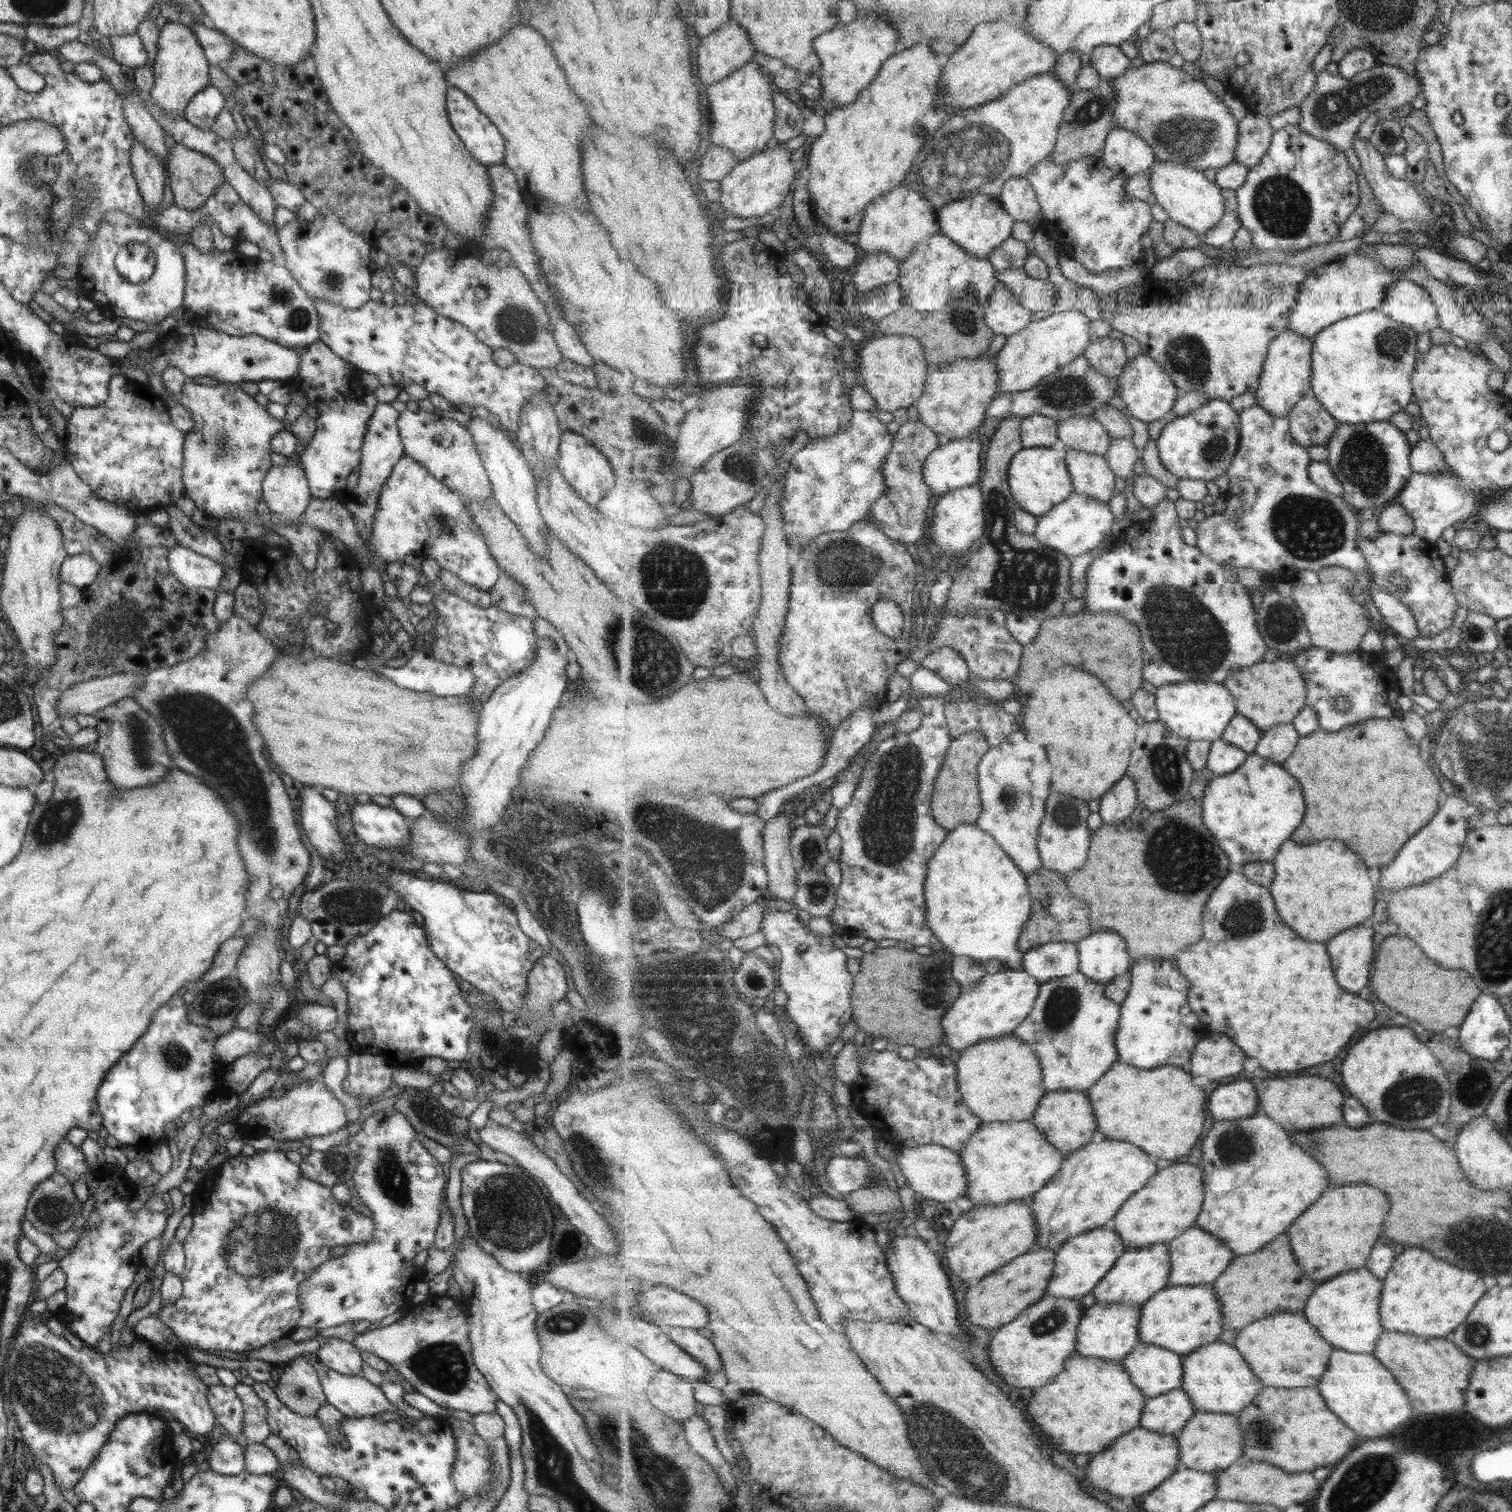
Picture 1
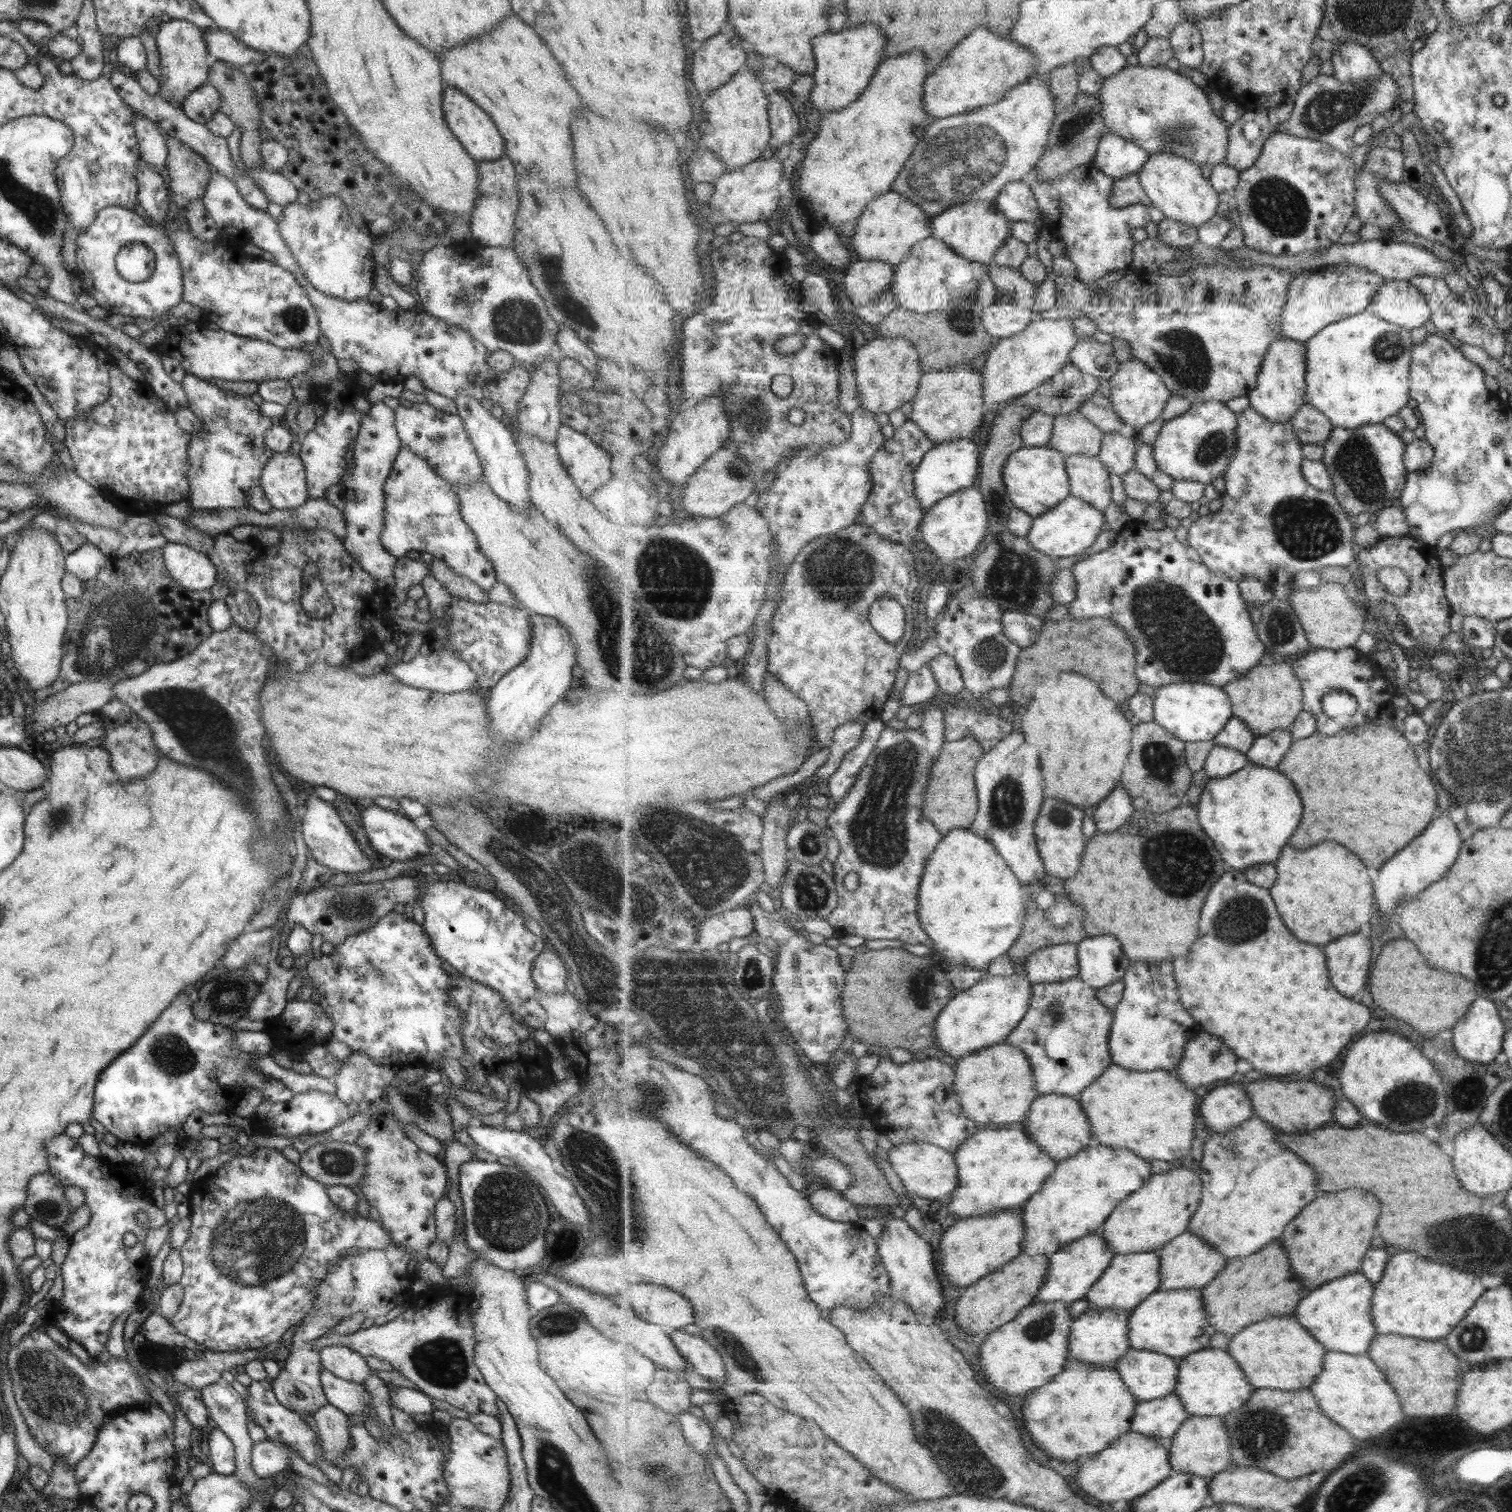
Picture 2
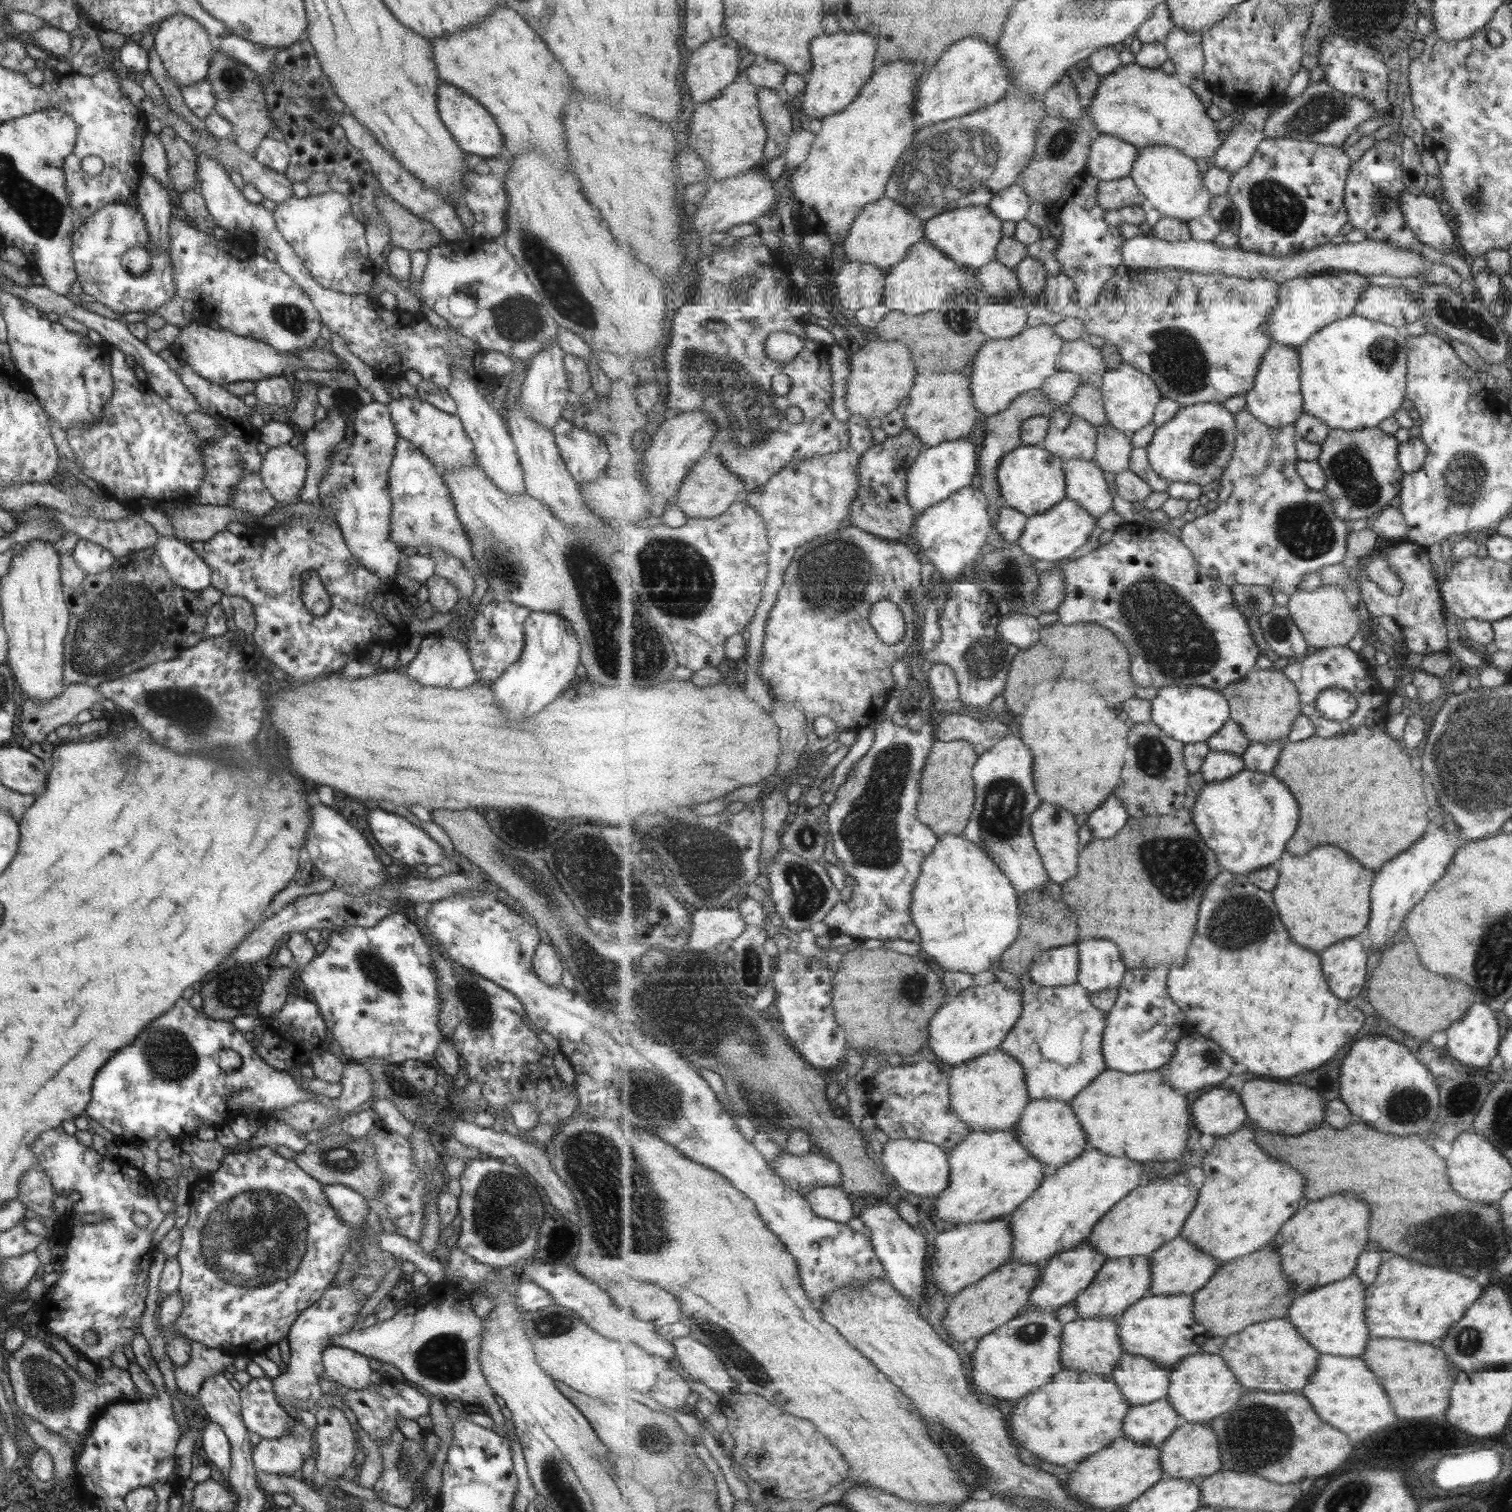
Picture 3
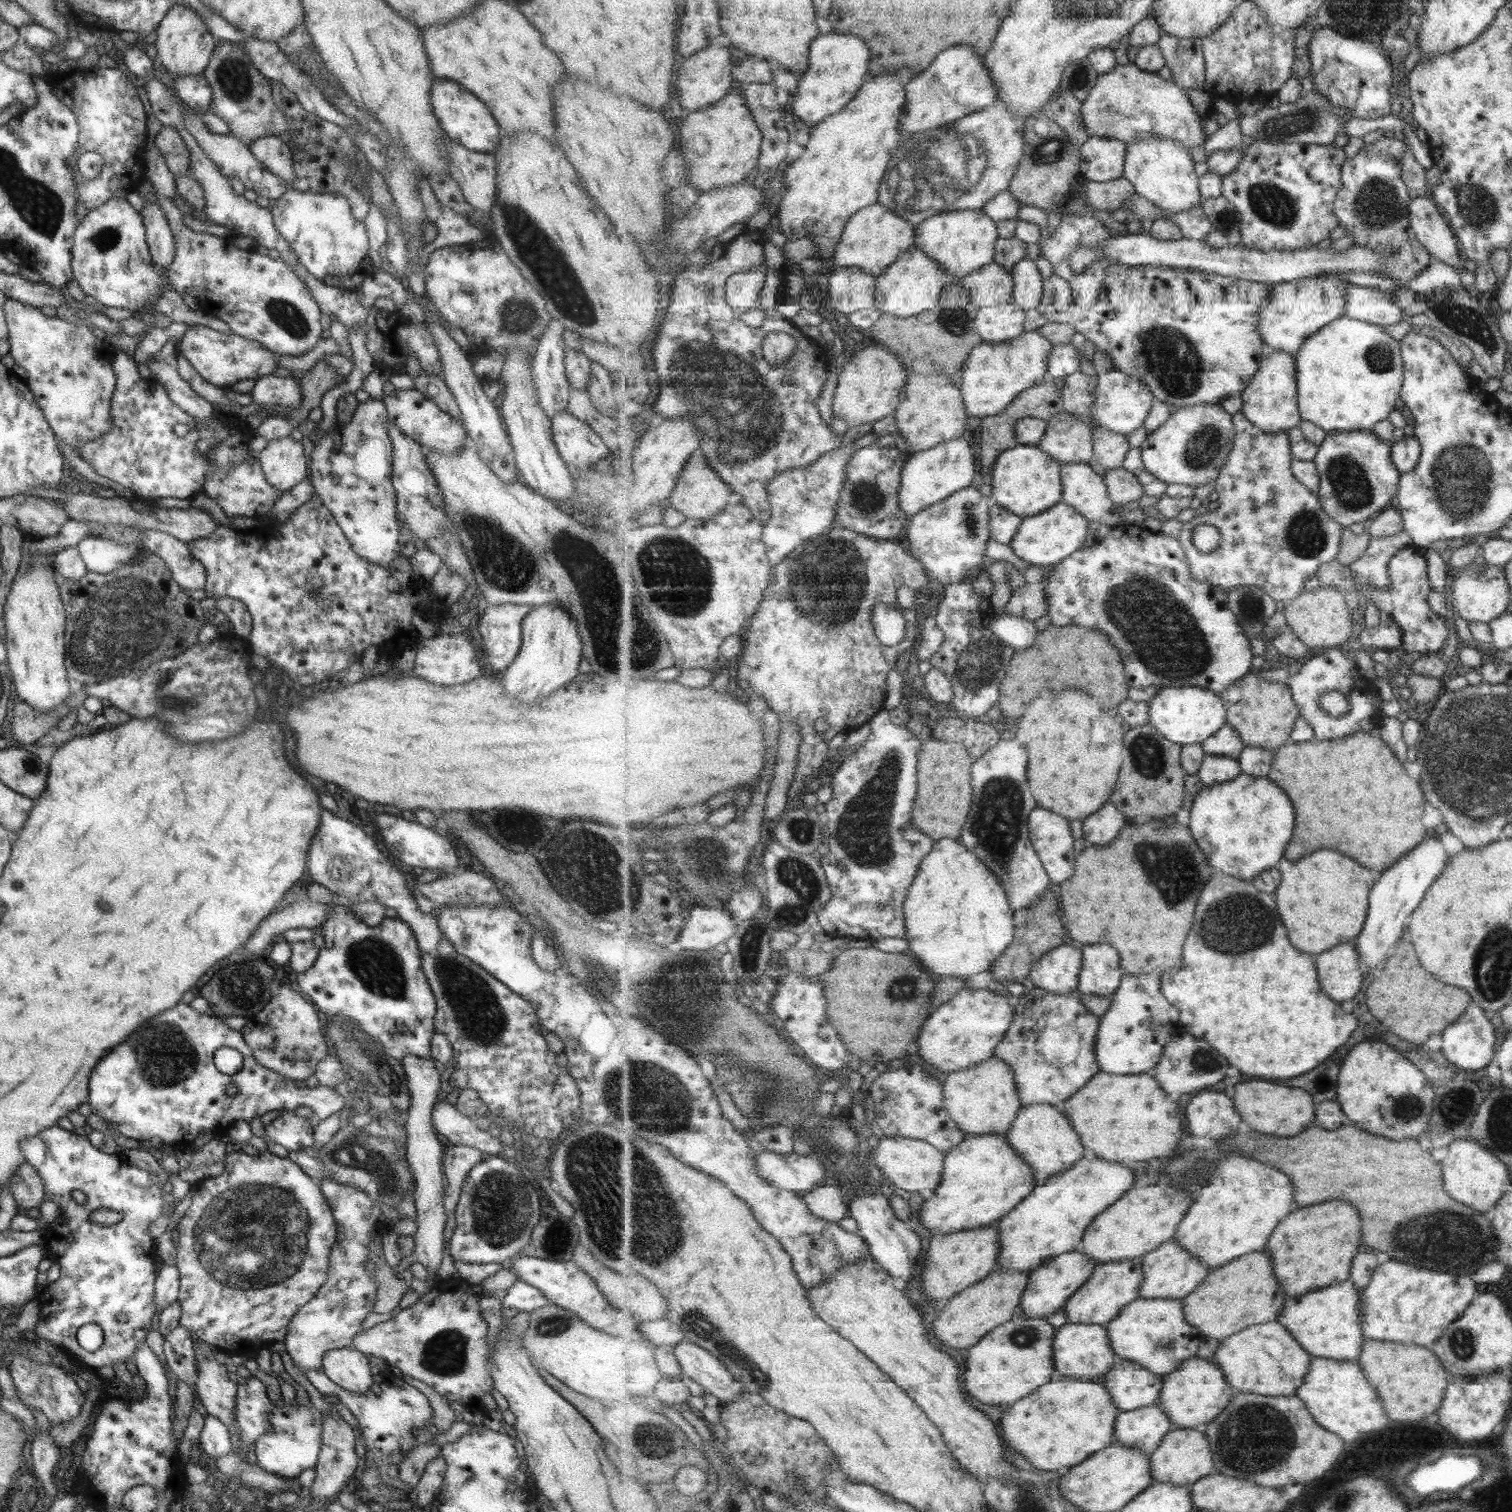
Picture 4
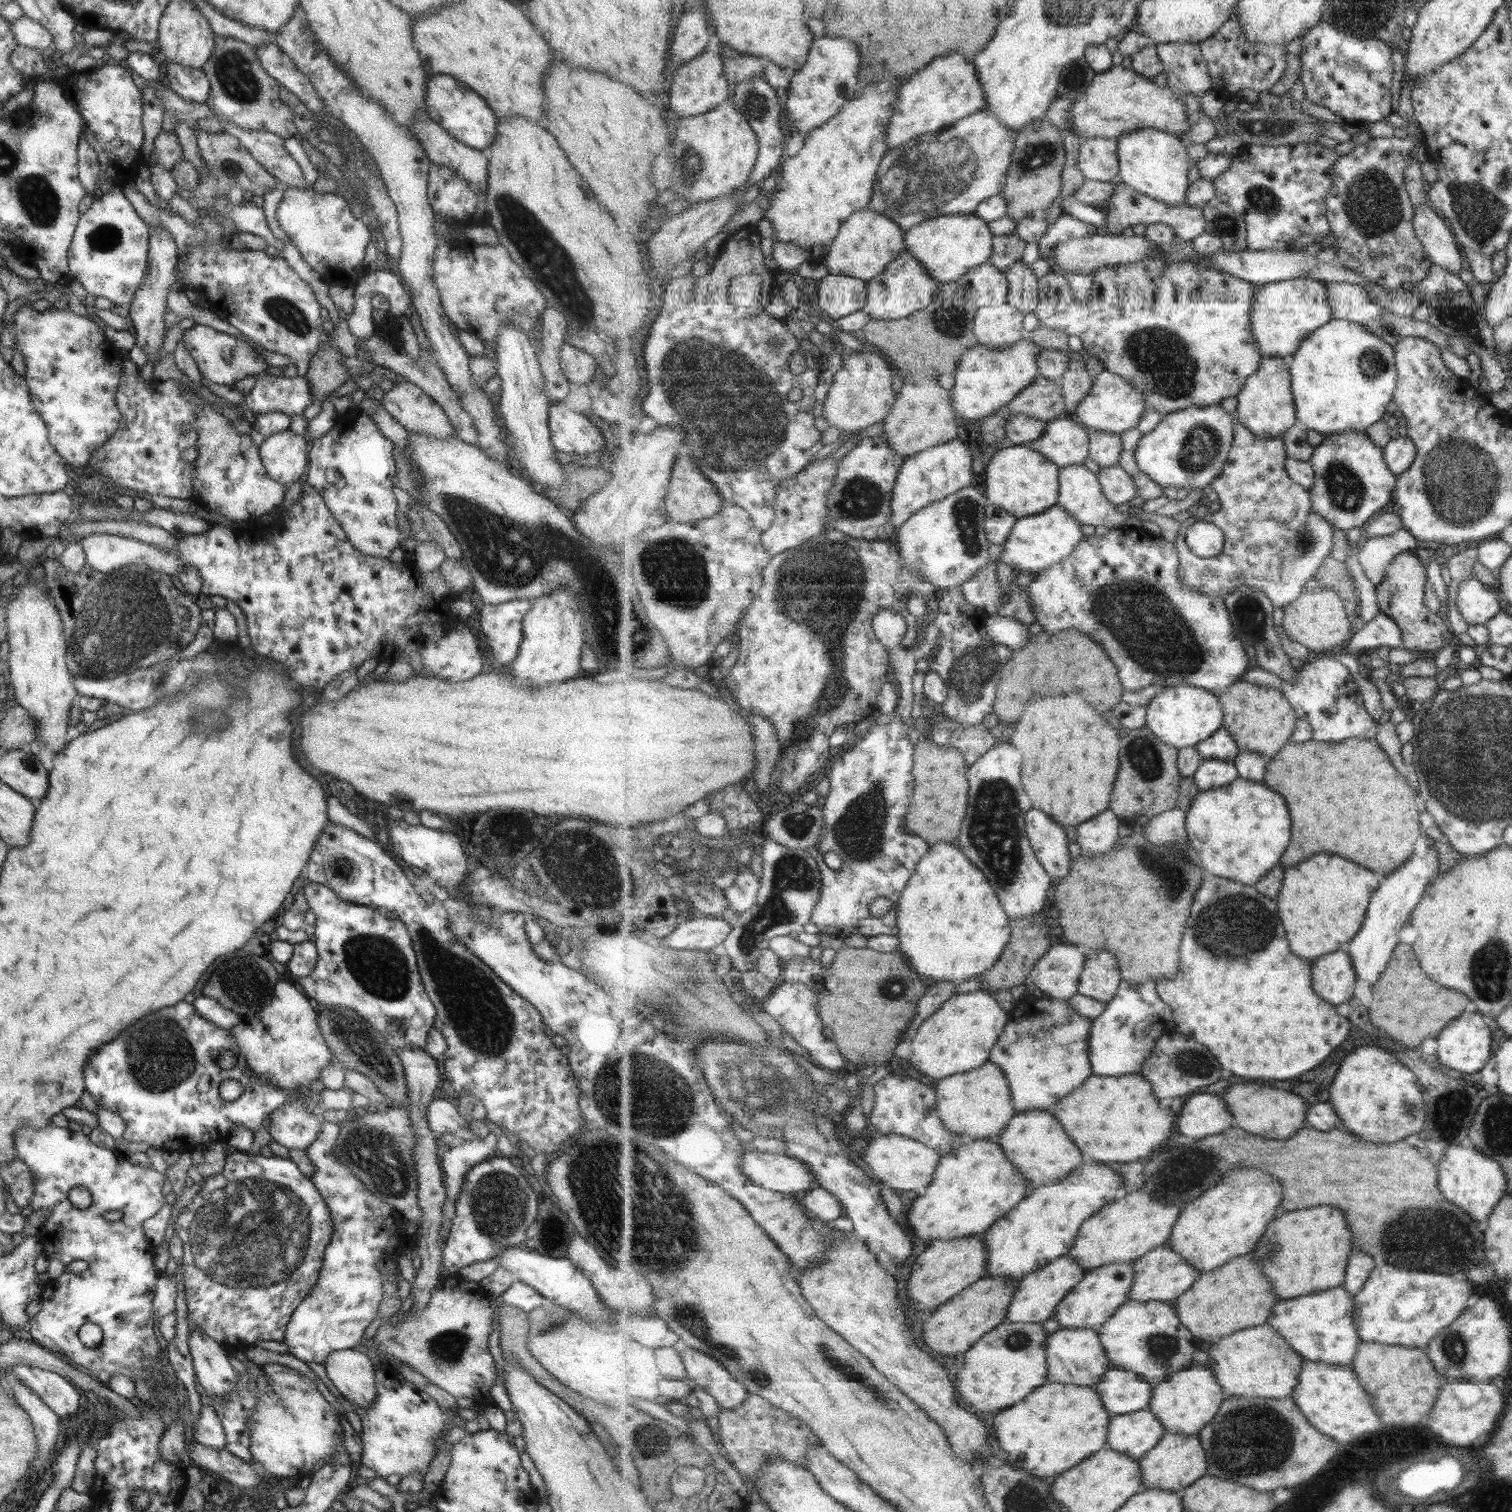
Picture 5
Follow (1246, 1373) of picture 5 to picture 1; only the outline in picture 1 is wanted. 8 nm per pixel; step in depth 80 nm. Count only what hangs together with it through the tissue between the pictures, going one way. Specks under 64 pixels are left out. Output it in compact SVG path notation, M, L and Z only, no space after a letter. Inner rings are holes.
M1304 1312L1297 1313L1278 1313L1271 1318L1257 1320L1249 1327L1243 1328L1237 1332L1235 1338L1235 1347L1239 1353L1243 1354L1243 1359L1250 1364L1251 1370L1267 1386L1277 1388L1299 1388L1299 1386L1313 1386L1319 1384L1319 1379L1327 1370L1331 1361L1331 1354L1335 1352L1335 1347L1325 1340L1325 1337L1309 1321Z

